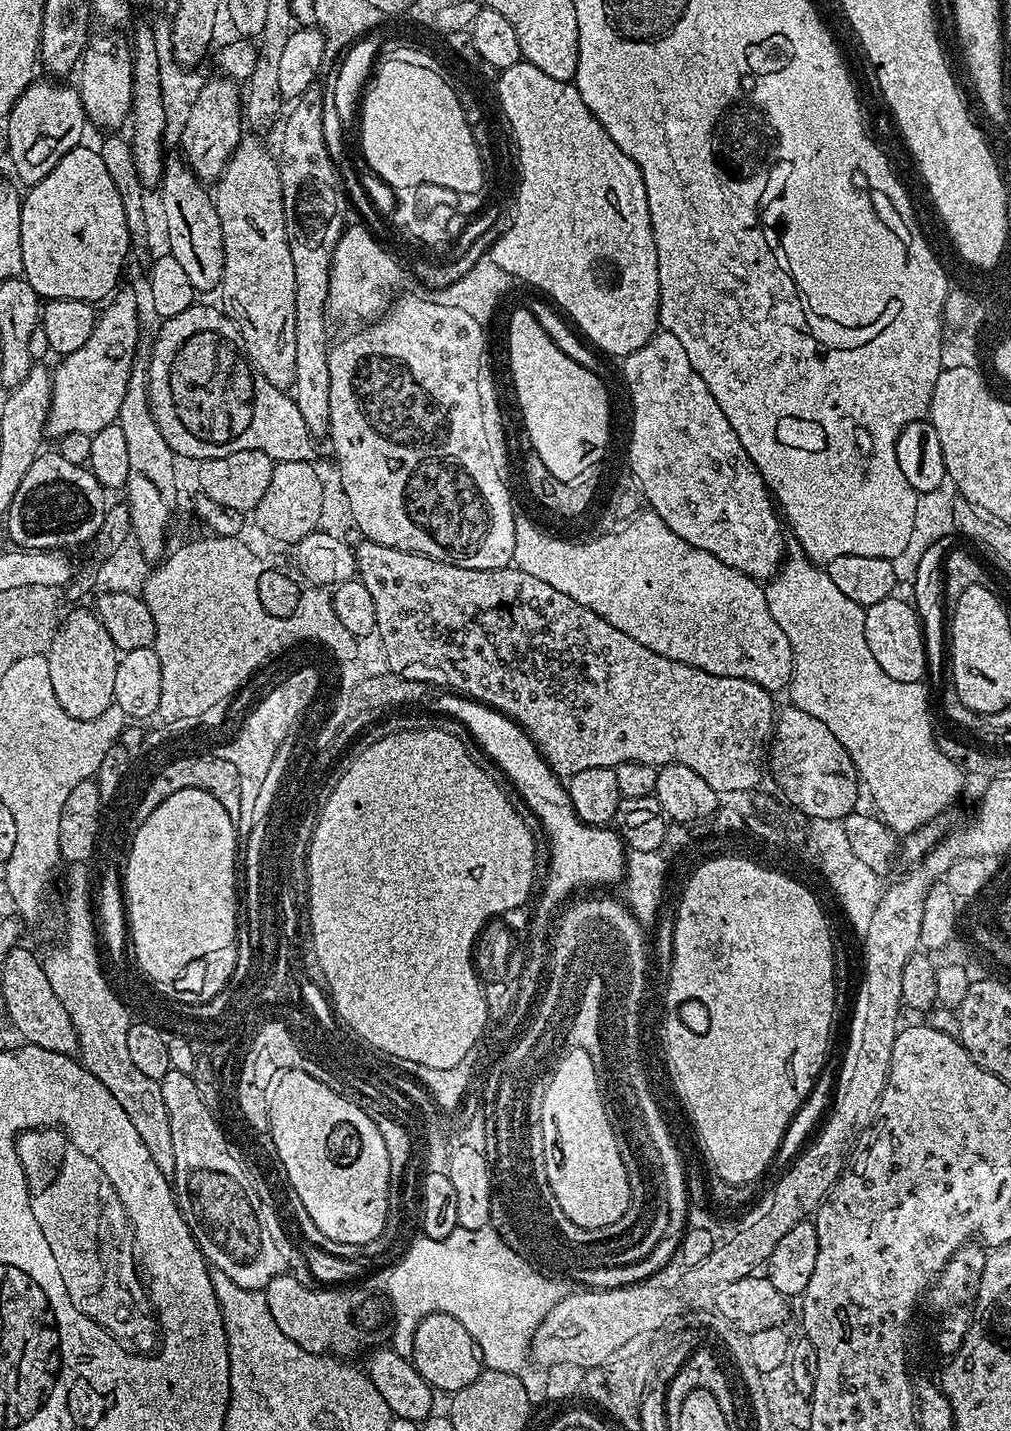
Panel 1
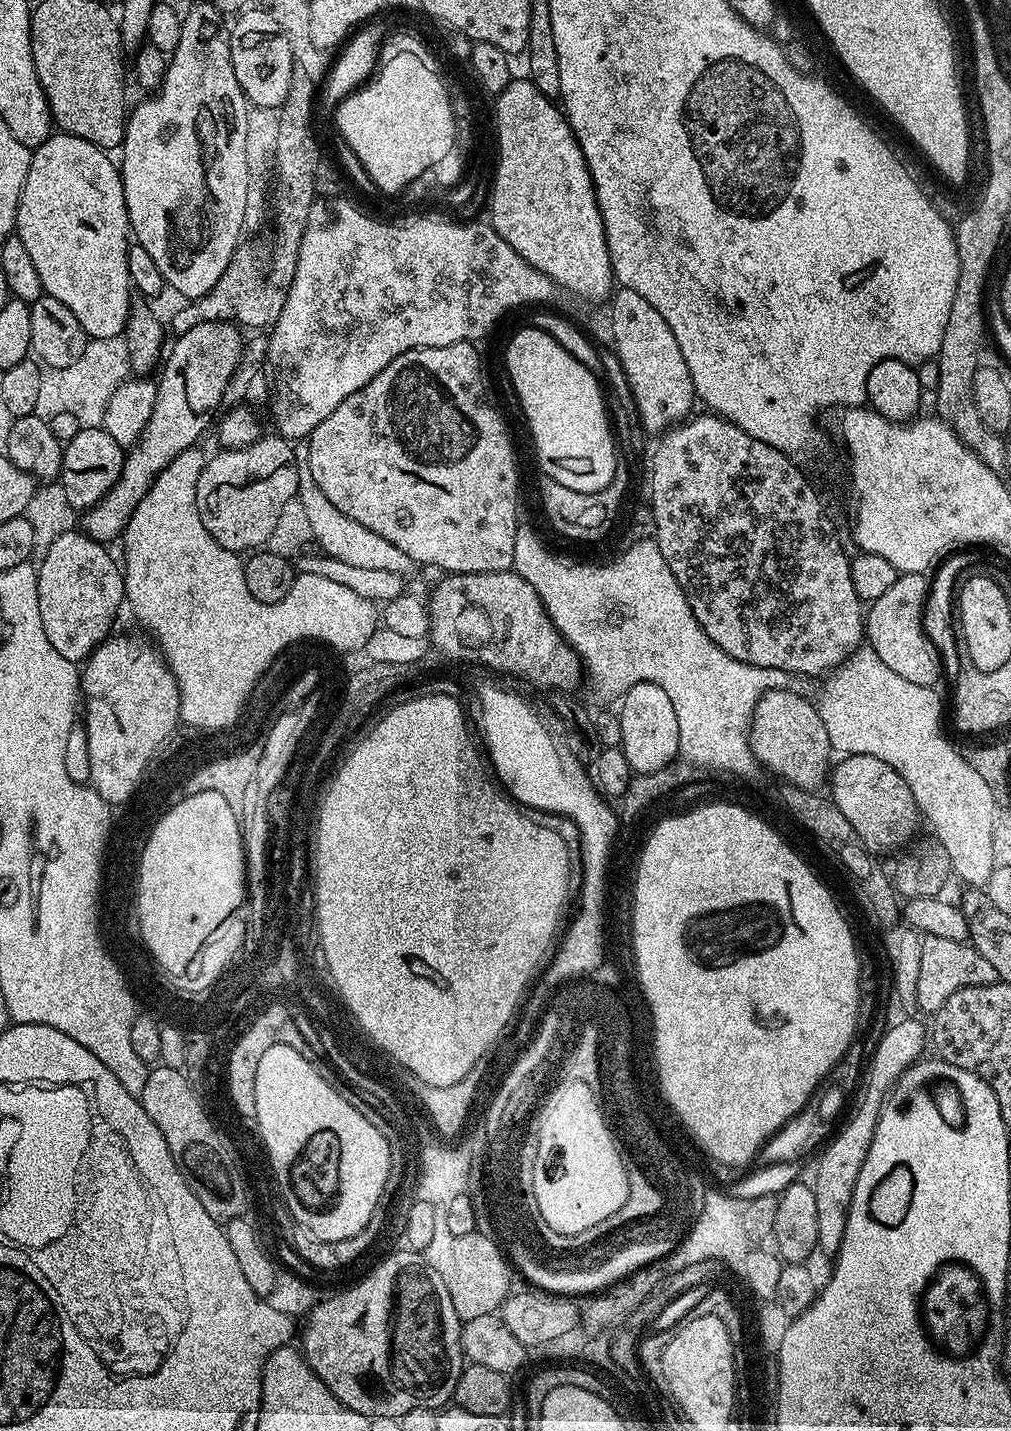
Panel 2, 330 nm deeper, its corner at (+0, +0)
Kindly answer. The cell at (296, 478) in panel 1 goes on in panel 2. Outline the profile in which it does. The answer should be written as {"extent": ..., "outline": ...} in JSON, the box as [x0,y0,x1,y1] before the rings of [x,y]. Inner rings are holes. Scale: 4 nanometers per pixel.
{"extent":[296,462,414,578],"outline":[[[306,462],[298,463],[296,496],[302,500],[307,511],[315,547],[324,555],[341,559],[347,565],[358,566],[361,569],[390,570],[403,578],[414,568],[414,561],[402,554],[402,550],[398,550],[394,542],[386,542],[382,534],[374,534],[374,530],[366,530],[362,522],[354,522],[354,518],[342,514],[342,510],[338,510],[338,506],[334,506],[334,502],[330,502],[330,498],[326,498],[322,490],[318,490],[318,482],[314,482],[314,474],[310,474],[310,466]]]}

